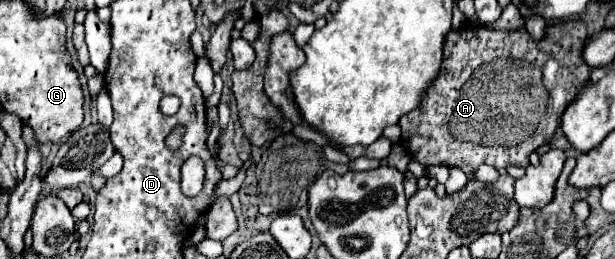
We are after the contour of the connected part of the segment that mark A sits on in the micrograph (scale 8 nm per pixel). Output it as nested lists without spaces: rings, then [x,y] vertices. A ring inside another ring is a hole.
[[[566,19],[554,23],[552,27],[548,25],[542,39],[532,39],[524,27],[500,31],[464,25],[458,31],[448,31],[442,45],[444,57],[438,77],[422,95],[420,107],[400,119],[402,145],[424,167],[458,167],[468,175],[468,179],[474,179],[474,169],[480,165],[492,165],[496,169],[508,165],[526,167],[530,163],[530,153],[556,133],[560,115],[590,79],[590,69],[582,59],[586,39],[588,33],[582,19]]]

